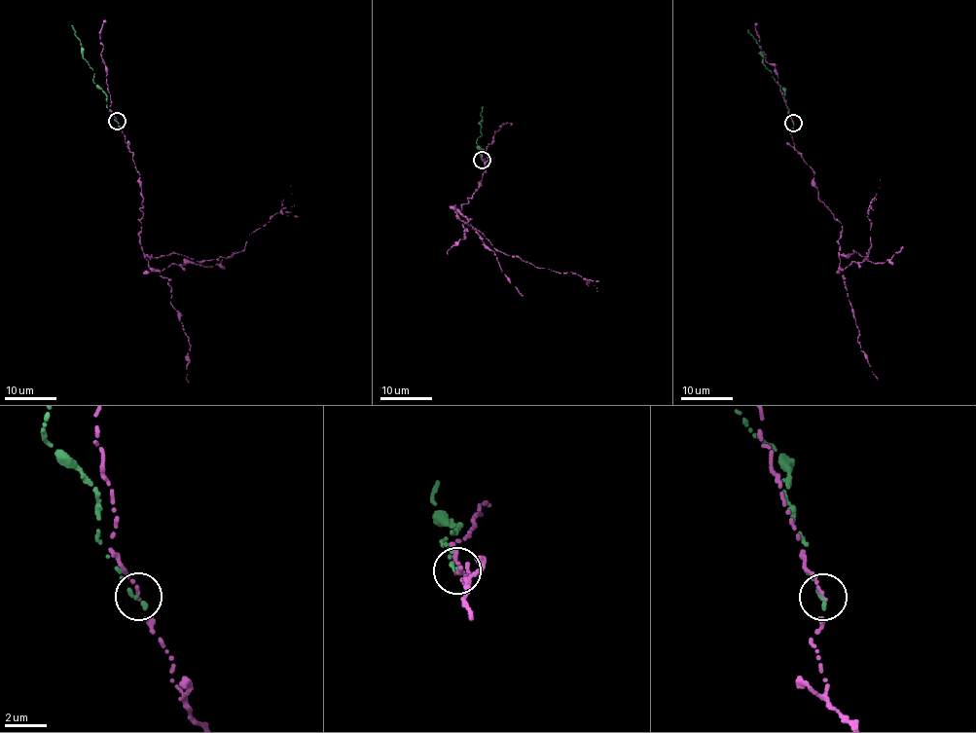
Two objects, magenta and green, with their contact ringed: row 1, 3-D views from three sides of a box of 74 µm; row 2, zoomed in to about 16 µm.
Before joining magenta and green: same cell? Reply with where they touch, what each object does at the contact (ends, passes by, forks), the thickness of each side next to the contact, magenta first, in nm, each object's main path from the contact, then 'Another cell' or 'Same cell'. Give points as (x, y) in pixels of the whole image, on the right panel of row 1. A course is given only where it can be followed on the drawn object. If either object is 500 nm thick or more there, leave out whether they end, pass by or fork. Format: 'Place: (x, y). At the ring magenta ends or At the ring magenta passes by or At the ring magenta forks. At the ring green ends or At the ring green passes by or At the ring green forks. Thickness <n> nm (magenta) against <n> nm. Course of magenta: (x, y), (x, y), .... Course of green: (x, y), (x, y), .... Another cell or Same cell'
Place: (793, 123). At the ring magenta passes by. At the ring green ends. Thickness 110 nm (magenta) against 240 nm. Course of magenta: (793, 123), (795, 148), (812, 168), (819, 200), (842, 227), (840, 269), (868, 261), (867, 211), (880, 180). Course of green: (793, 123), (783, 87), (762, 61), (761, 48), (747, 30). Another cell

